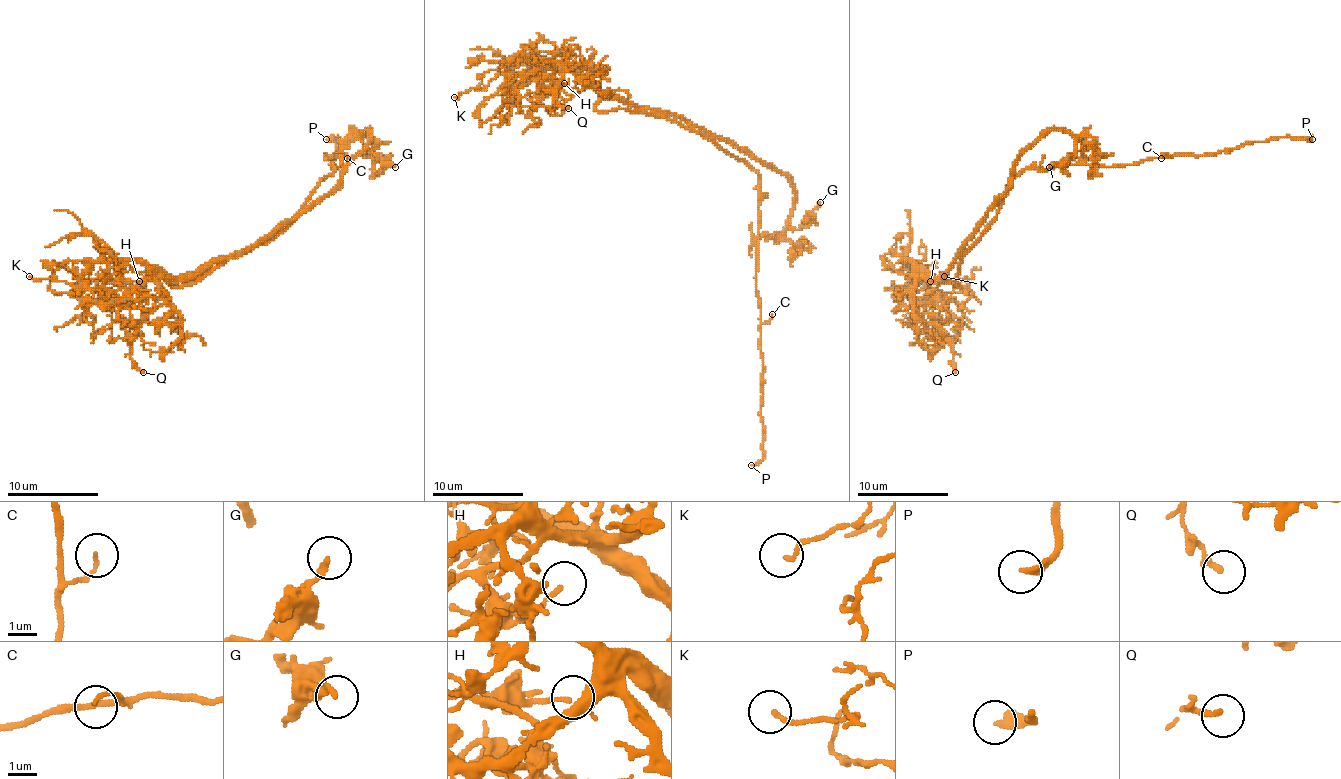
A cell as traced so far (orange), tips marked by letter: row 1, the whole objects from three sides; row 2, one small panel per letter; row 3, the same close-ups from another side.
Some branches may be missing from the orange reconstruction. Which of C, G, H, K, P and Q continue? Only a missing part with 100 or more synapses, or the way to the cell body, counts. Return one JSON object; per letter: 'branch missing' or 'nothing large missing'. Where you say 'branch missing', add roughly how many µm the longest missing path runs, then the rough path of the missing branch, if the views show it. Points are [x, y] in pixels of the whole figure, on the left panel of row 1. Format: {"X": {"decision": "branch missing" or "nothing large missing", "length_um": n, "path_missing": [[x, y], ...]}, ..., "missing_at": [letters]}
{"C": {"decision": "nothing large missing"}, "G": {"decision": "nothing large missing"}, "H": {"decision": "nothing large missing"}, "K": {"decision": "nothing large missing"}, "P": {"decision": "branch missing", "length_um": 15, "path_missing": [[326, 139], [308, 155], [299, 155], [292, 148], [260, 144], [242, 148]]}, "Q": {"decision": "nothing large missing"}, "missing_at": ["P"]}

